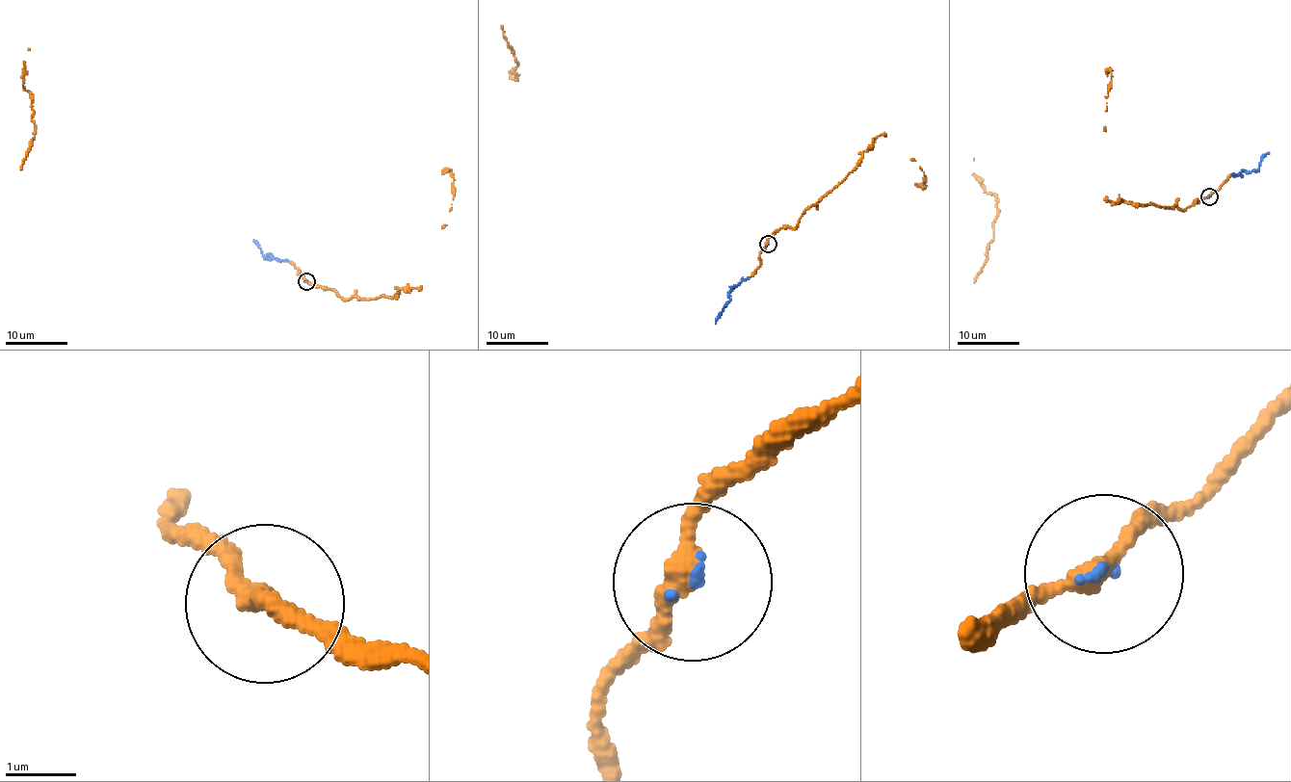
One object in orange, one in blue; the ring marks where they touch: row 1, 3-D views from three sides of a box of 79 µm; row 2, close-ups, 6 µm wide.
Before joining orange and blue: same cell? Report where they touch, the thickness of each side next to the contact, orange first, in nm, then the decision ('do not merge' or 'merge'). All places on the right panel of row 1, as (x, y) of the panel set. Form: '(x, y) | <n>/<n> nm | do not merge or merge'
(1209, 196) | 240/80 nm | merge

